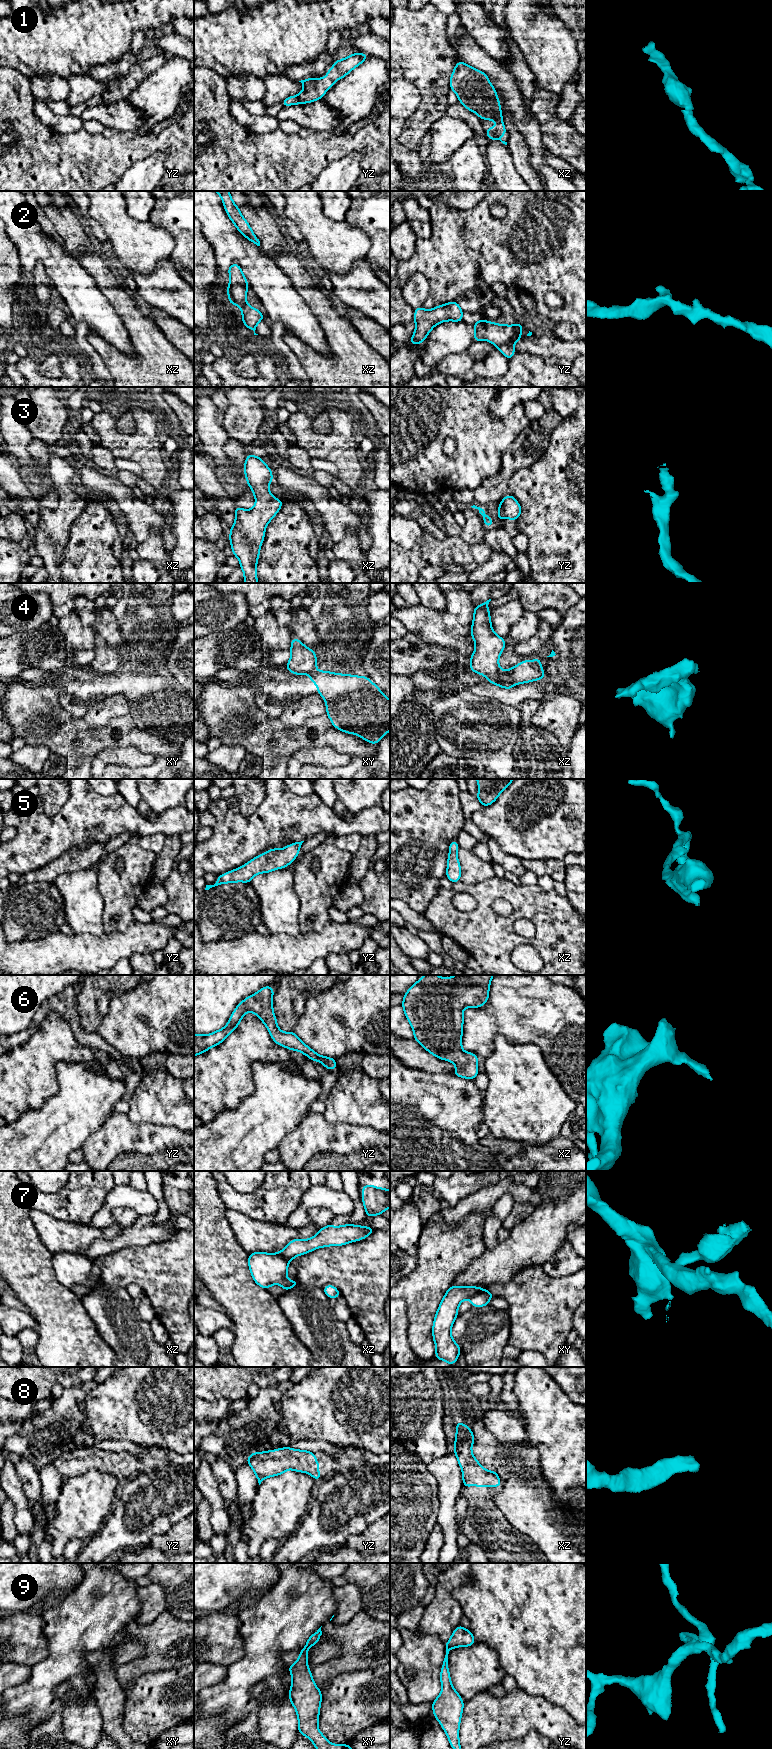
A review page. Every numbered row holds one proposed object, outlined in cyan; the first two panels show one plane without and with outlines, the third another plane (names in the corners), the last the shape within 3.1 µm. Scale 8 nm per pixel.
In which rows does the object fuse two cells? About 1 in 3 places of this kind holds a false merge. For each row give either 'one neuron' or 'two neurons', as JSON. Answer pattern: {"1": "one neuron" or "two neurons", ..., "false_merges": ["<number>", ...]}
{"1": "one neuron", "2": "one neuron", "3": "one neuron", "4": "two neurons", "5": "one neuron", "6": "one neuron", "7": "two neurons", "8": "one neuron", "9": "two neurons", "false_merges": ["4", "7", "9"]}

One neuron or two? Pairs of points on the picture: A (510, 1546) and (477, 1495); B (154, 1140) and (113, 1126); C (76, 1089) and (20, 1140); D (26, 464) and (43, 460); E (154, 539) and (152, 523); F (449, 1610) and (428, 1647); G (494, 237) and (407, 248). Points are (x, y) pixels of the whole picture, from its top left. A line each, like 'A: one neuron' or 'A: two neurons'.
A: one neuron
B: one neuron
C: one neuron
D: two neurons
E: two neurons
F: two neurons
G: two neurons

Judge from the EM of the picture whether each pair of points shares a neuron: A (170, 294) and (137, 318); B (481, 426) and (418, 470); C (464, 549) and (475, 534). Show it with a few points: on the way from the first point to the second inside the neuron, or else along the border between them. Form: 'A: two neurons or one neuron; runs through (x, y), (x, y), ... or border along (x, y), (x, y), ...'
A: two neurons; border along (140, 301), (144, 307)
B: one neuron; runs through (472, 444), (445, 471), (436, 471)
C: two neurons; border along (459, 535), (468, 543), (483, 542)

